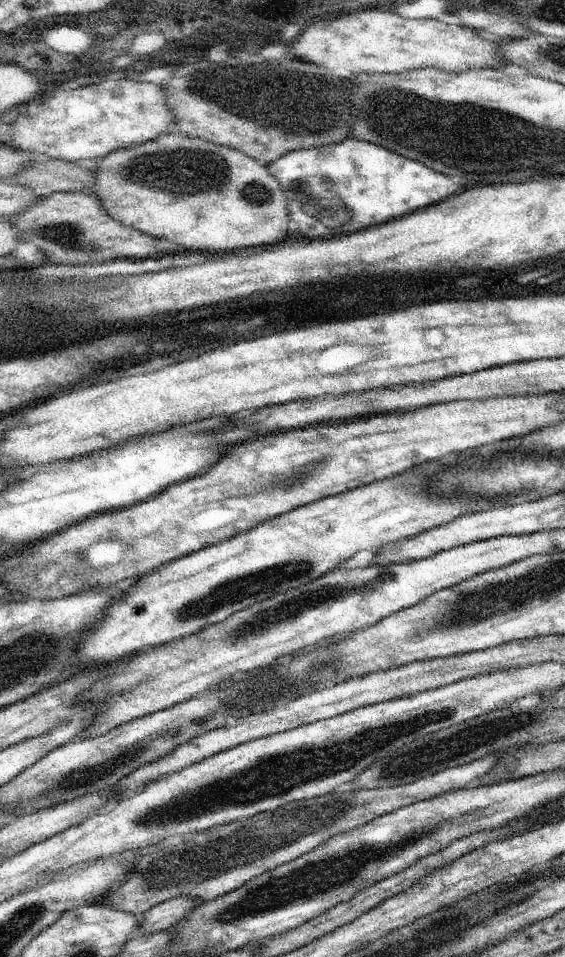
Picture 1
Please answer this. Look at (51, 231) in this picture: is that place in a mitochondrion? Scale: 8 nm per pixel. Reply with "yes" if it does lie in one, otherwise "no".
yes

